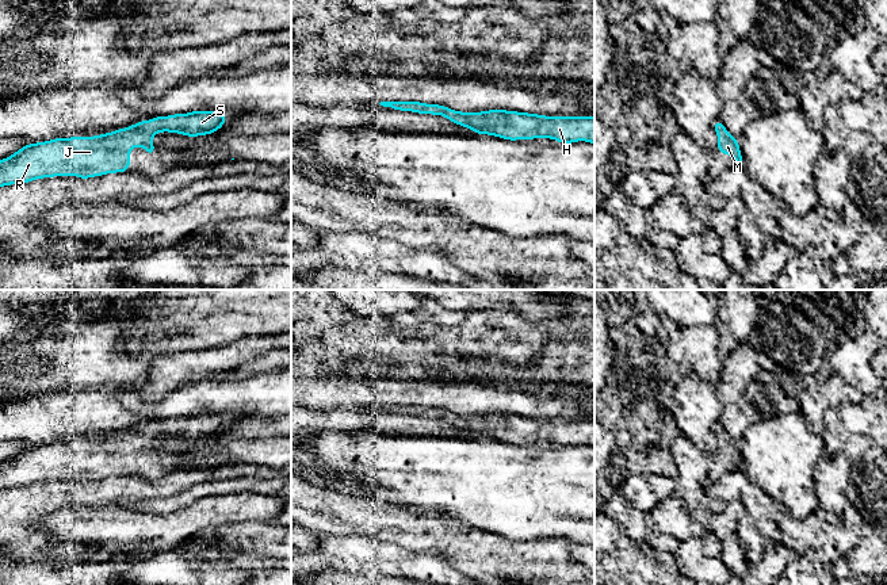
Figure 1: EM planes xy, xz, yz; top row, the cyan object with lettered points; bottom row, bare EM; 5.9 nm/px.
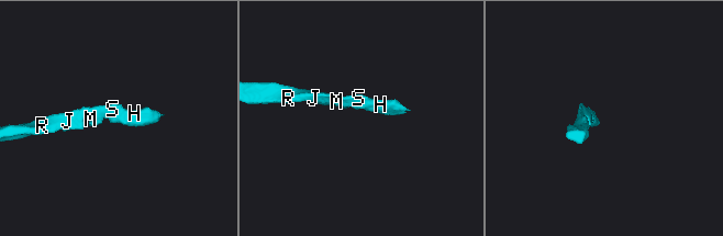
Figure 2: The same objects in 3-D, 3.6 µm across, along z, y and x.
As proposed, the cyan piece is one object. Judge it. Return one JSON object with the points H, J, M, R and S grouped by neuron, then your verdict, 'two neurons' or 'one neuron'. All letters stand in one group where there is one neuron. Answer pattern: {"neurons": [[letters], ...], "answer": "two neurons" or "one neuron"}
{"neurons": [["H", "J", "M", "R", "S"]], "answer": "one neuron"}

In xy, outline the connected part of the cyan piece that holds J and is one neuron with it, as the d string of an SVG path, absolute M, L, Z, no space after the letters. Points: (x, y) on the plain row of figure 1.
M192 414L154 420L150 425L141 424L96 440L60 440L28 447L0 463L0 490L53 479L76 478L79 482L88 482L111 475L127 475L130 452L141 448L149 459L153 459L156 450L152 447L152 440L160 435L194 441L213 437L226 427L221 414Z

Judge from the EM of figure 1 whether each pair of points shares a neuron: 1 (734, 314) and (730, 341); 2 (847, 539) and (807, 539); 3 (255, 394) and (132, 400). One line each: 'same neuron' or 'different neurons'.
1: same neuron
2: same neuron
3: same neuron

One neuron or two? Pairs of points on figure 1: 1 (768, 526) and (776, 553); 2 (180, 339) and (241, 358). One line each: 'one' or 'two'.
1: two
2: two

